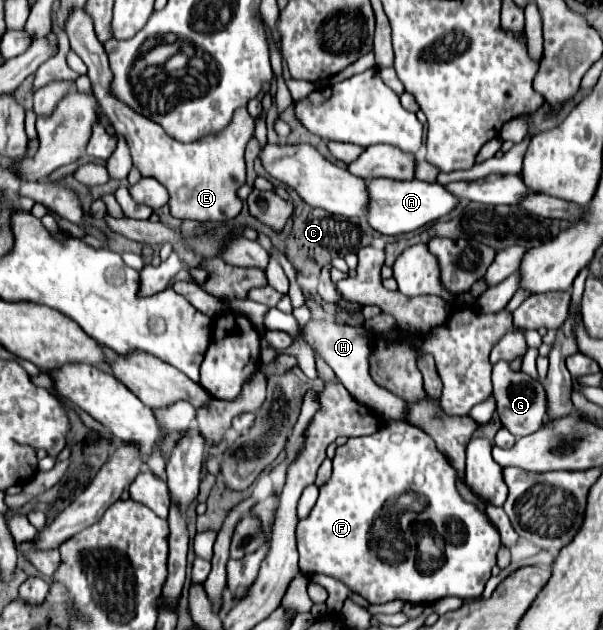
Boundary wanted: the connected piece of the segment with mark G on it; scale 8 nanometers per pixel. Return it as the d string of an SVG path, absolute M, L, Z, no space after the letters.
M498 361L494 365L492 383L494 383L494 399L496 399L500 421L514 437L530 435L542 427L548 409L548 399L546 399L546 387L540 379L526 375L524 371L510 369L508 361Z

